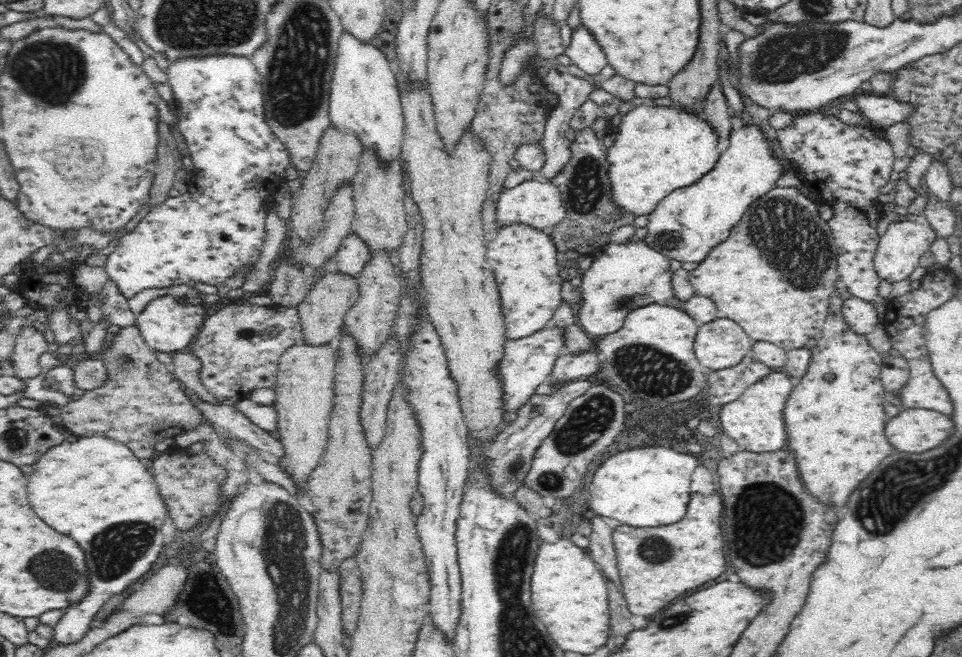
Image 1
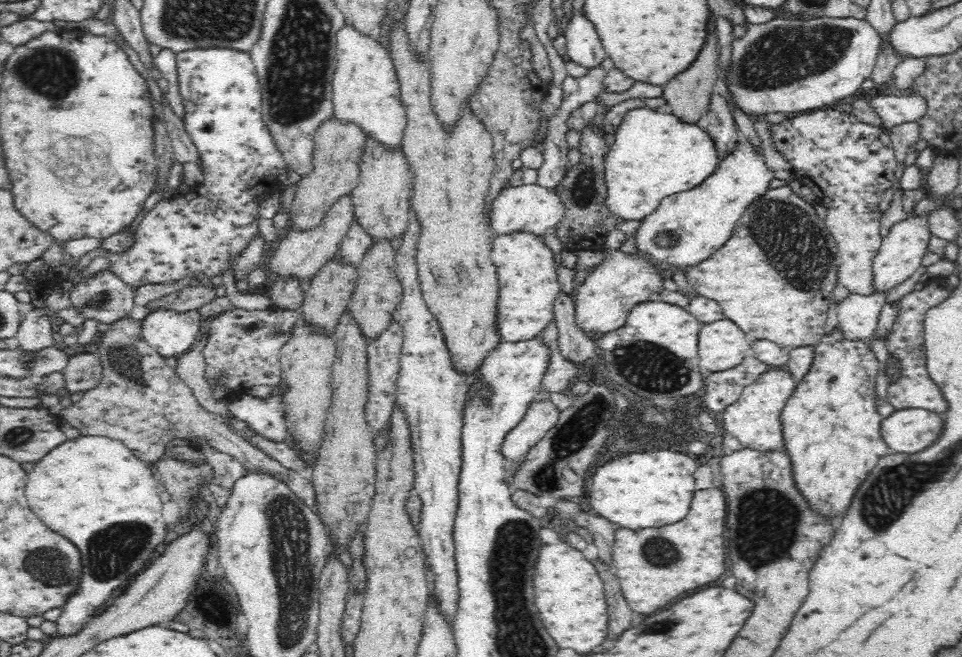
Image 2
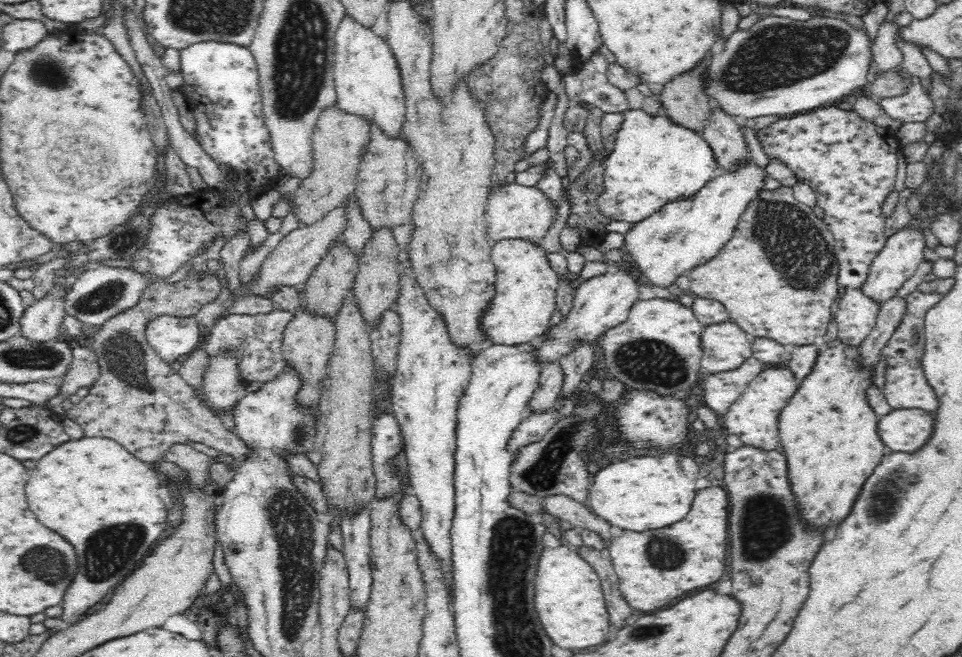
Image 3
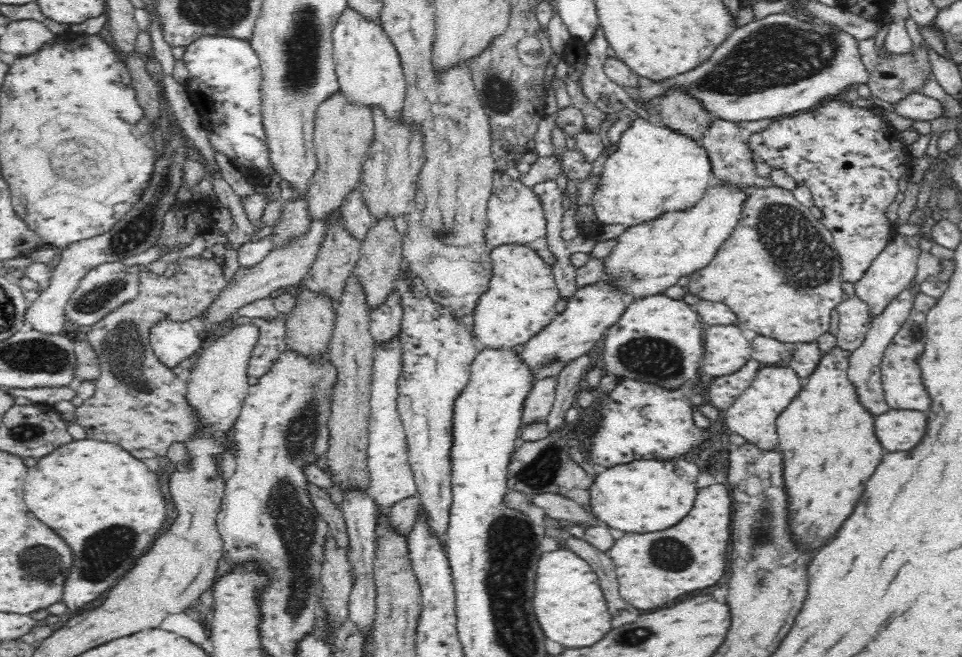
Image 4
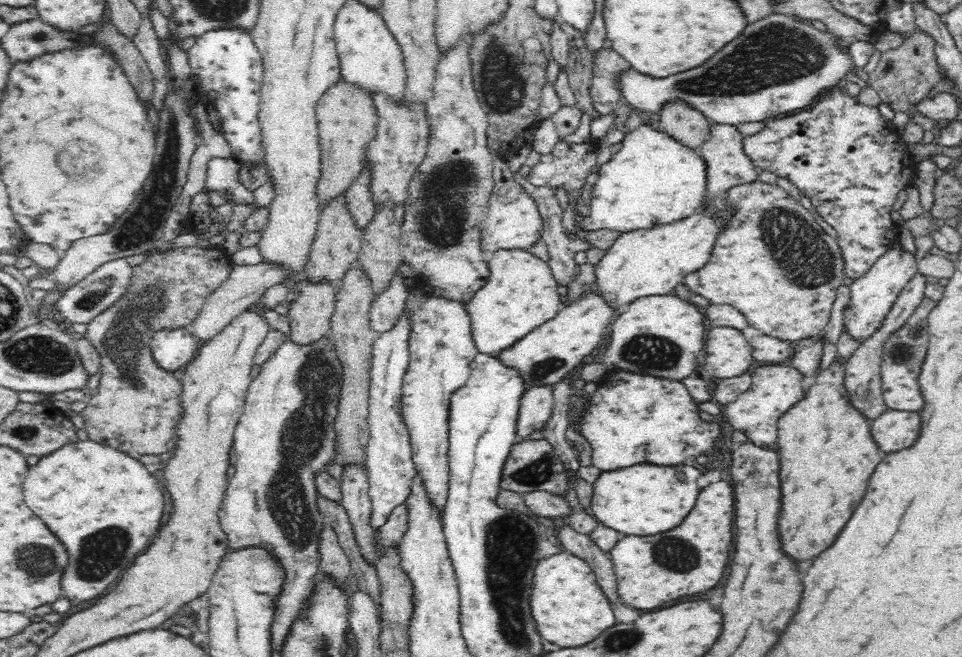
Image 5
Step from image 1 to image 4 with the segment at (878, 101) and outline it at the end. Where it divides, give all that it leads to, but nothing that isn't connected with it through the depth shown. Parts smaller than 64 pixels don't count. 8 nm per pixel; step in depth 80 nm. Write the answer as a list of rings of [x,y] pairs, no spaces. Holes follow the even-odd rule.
[[[912,91],[904,98],[892,103],[892,110],[908,120],[926,120],[942,116],[944,107],[942,104],[930,96],[925,96],[923,92]]]

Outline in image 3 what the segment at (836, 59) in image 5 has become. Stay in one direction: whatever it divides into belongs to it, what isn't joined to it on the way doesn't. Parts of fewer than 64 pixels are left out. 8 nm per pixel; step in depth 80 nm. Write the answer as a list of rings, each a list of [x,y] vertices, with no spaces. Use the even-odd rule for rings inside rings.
[[[819,14],[804,21],[768,16],[748,30],[737,30],[730,35],[724,54],[712,58],[706,91],[717,106],[741,121],[758,116],[777,115],[783,118],[806,113],[826,104],[830,106],[868,83],[865,79],[872,68],[872,46],[872,38],[866,27],[854,27],[846,19]]]

